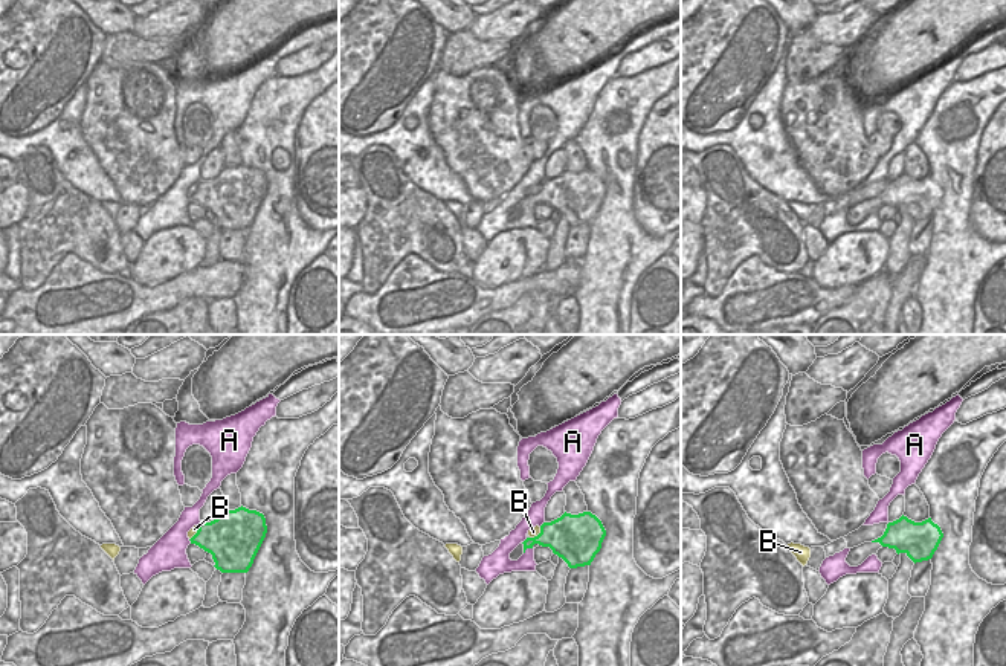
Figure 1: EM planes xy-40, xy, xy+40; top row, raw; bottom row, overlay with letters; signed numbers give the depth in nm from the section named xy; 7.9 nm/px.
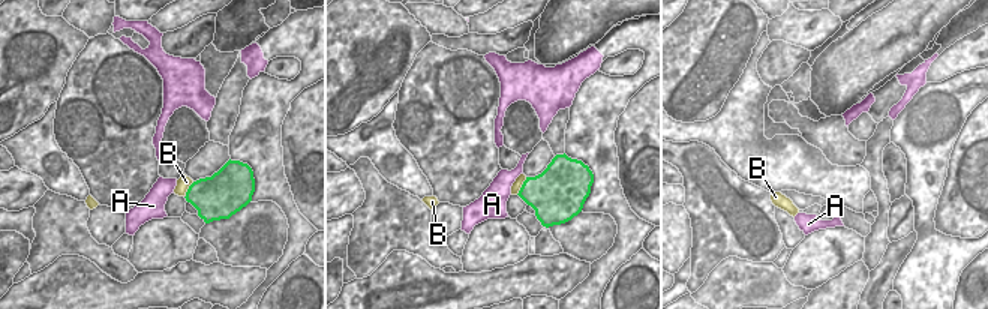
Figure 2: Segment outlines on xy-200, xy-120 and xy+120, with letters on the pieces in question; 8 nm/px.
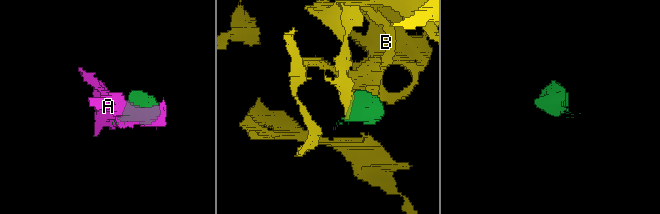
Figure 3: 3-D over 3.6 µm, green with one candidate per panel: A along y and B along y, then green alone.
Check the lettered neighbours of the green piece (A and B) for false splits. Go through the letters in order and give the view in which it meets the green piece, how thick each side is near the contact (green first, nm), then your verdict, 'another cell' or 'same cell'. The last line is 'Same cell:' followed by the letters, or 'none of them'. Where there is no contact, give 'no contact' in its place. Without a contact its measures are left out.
A: contact in xy; calibres 220 and 180 nm; another cell
B: contact in xy; calibres 340 and 80 nm; another cell
Same cell: none of them

